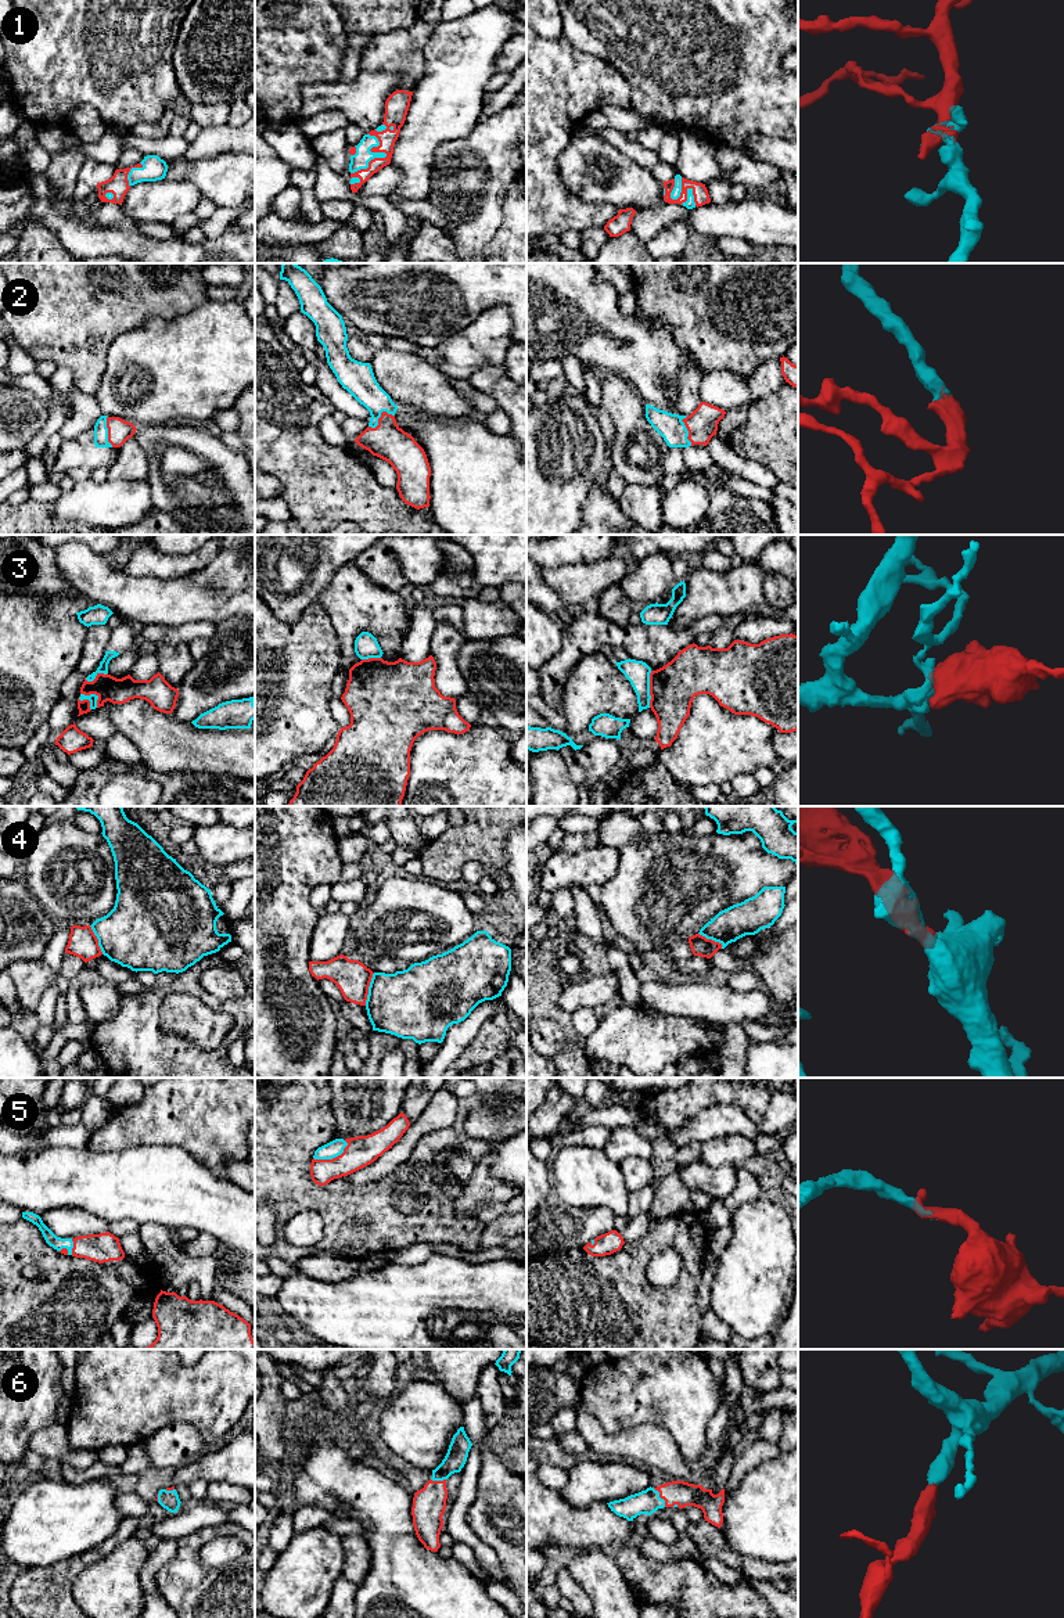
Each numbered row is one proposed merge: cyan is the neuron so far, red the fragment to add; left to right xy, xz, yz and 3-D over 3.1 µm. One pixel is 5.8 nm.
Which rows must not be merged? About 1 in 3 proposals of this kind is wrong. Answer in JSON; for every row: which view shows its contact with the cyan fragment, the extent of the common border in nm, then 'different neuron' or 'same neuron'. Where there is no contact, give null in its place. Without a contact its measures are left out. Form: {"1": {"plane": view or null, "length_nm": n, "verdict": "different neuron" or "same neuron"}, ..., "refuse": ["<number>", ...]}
{"1": {"plane": "xz", "length_nm": 280, "verdict": "same neuron"}, "2": {"plane": "xz", "length_nm": 170, "verdict": "same neuron"}, "3": {"plane": "yz", "length_nm": 220, "verdict": "different neuron"}, "4": {"plane": "xz", "length_nm": 200, "verdict": "different neuron"}, "5": {"plane": "xz", "length_nm": 220, "verdict": "same neuron"}, "6": {"plane": "yz", "length_nm": 130, "verdict": "same neuron"}, "refuse": ["3", "4"]}

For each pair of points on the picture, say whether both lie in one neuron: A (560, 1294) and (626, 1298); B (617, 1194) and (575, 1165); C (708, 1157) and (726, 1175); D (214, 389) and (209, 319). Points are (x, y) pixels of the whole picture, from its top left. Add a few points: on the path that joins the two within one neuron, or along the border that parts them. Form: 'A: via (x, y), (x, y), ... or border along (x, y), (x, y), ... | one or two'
A: via (577, 1295), (610, 1298) | one
B: via (607, 1192), (585, 1175) | one
C: border along (698, 1161), (707, 1165), (733, 1165), (736, 1168) | two
D: via (214, 371), (214, 337) | one

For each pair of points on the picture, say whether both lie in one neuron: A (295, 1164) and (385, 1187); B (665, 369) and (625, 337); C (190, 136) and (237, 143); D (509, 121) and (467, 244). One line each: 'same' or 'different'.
A: same
B: same
C: different
D: same

